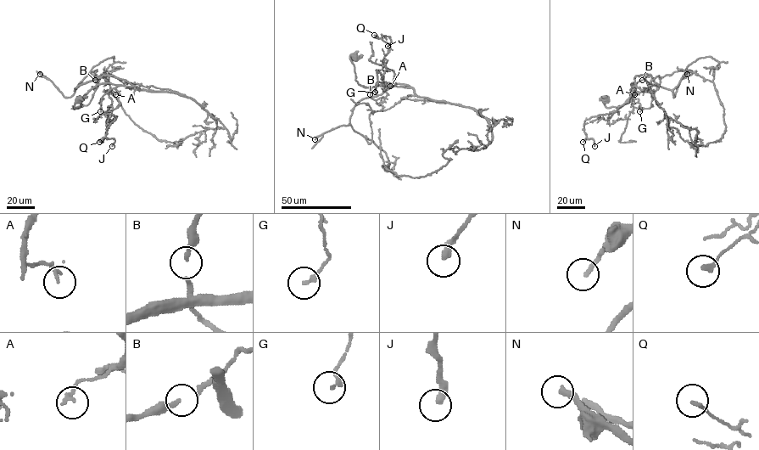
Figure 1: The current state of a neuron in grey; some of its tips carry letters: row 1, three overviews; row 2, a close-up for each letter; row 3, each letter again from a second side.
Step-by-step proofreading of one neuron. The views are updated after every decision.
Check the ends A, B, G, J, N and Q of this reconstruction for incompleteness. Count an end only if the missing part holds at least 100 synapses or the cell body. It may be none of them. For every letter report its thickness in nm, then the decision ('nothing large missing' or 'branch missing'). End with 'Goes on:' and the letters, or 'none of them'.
A: calibre 140 nm; nothing large missing
B: calibre 170 nm; nothing large missing
G: calibre 140 nm; nothing large missing
J: calibre 320 nm; nothing large missing
N: calibre 220 nm; branch missing
Q: calibre 160 nm; nothing large missing
Goes on: N

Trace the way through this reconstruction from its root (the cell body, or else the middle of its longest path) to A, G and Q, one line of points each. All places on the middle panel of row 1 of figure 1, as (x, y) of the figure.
A: (354, 58), (349, 57), (358, 84), (366, 87), (393, 84), (390, 86)
G: (354, 58), (349, 57), (358, 84), (371, 87), (392, 83), (378, 81), (375, 92)
Q: (354, 58), (349, 57), (358, 84), (393, 83), (393, 71), (382, 62), (390, 37), (374, 35)

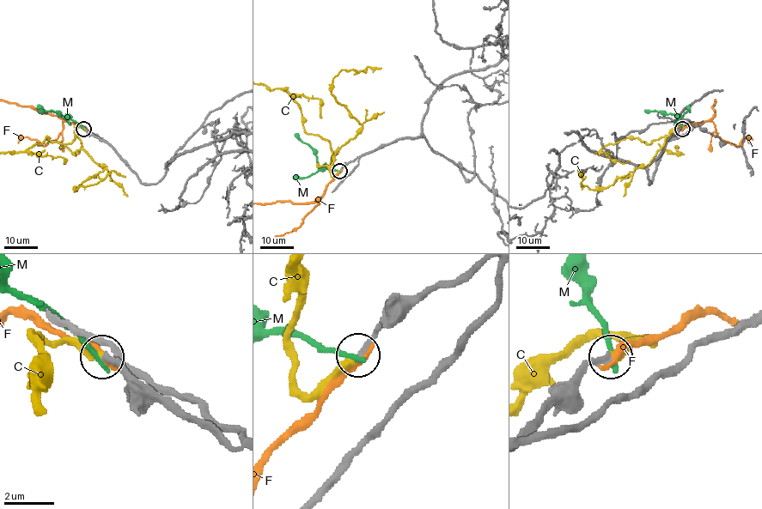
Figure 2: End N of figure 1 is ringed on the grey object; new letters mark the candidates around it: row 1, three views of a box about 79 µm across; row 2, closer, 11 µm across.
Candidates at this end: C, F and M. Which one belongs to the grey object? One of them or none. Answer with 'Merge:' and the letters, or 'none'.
Merge: C

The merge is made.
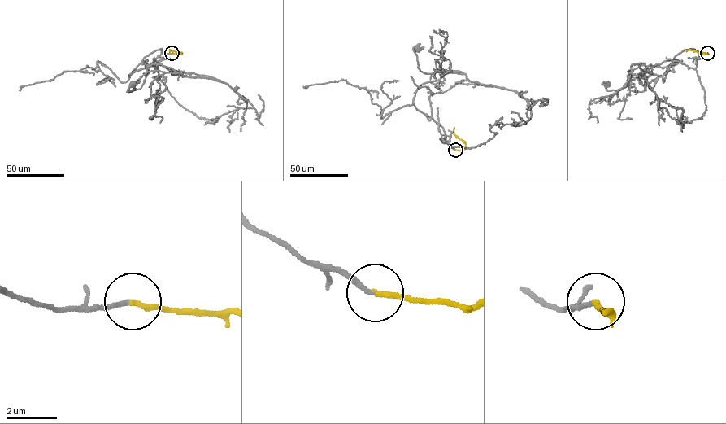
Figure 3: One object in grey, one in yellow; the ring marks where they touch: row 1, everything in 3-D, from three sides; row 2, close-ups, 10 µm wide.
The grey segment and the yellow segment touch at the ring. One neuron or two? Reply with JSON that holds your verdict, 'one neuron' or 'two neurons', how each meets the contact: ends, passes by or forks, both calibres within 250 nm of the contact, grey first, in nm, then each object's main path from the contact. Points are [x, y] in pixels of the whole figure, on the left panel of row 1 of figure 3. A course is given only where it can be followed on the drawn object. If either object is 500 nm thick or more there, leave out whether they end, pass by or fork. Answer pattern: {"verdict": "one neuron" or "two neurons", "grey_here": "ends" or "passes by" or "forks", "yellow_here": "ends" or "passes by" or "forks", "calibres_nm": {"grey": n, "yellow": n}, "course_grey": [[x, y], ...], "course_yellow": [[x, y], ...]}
{"verdict": "one neuron", "grey_here": "ends", "yellow_here": "ends", "calibres_nm": {"grey": 160, "yellow": 190}, "course_grey": [[171, 53], [154, 50], [128, 76], [153, 64], [179, 72], [151, 71], [129, 90], [132, 83]], "course_yellow": [[171, 53], [182, 53], [170, 50]]}

